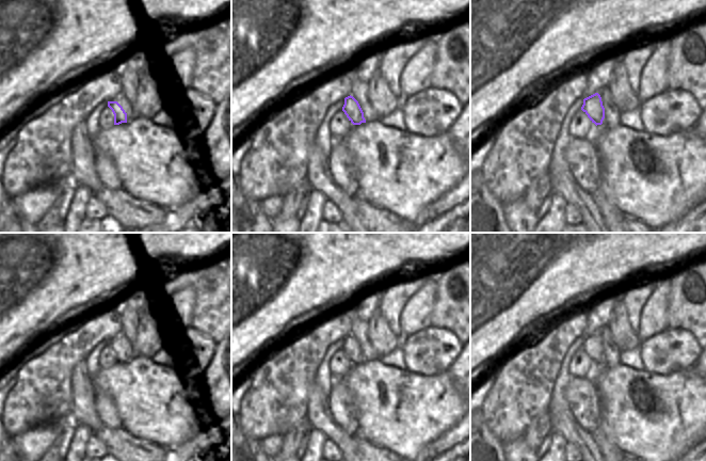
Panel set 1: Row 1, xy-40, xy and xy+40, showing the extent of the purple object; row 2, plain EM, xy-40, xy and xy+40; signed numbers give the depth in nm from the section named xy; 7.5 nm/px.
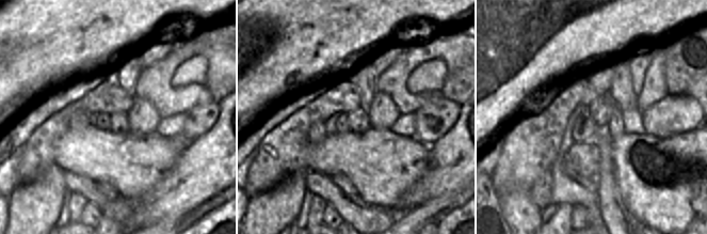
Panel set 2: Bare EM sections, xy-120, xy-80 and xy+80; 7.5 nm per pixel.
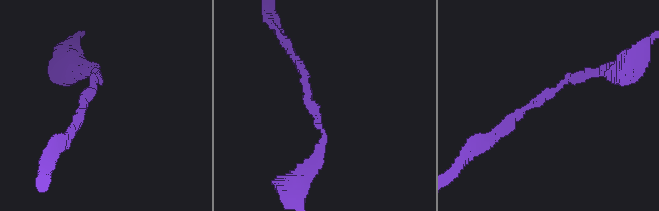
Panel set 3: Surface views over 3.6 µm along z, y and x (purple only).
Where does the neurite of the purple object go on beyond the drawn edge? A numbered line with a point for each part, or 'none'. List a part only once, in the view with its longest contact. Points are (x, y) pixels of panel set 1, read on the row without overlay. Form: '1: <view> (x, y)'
none

